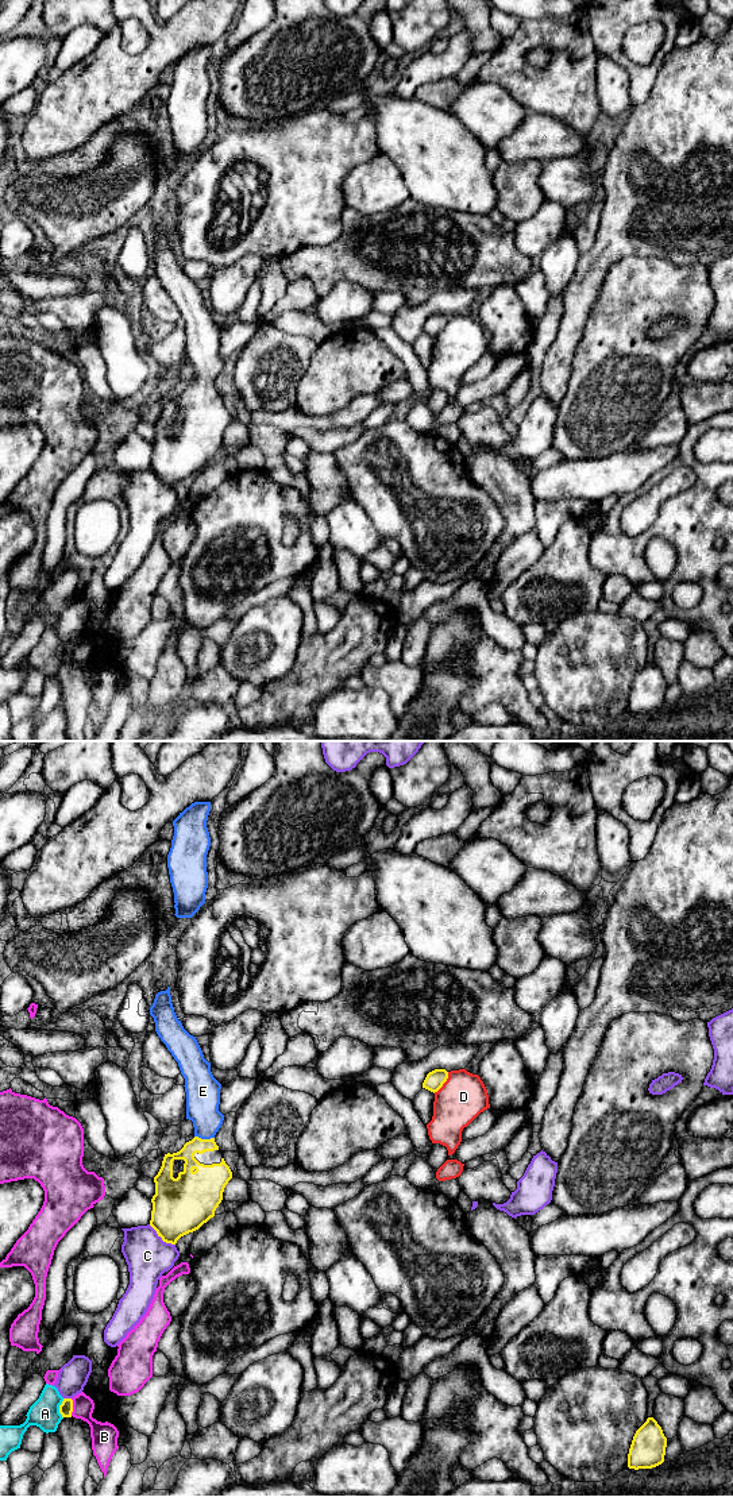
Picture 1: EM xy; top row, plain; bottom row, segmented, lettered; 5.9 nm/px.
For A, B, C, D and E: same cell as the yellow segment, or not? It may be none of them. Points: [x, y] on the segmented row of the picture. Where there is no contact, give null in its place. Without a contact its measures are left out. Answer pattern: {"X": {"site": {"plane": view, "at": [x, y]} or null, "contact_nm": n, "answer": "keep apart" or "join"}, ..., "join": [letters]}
{"A": {"site": {"plane": "xy", "at": [60, 1408]}, "contact_nm": 120, "answer": "keep apart"}, "B": {"site": {"plane": "xy", "at": [72, 1407]}, "contact_nm": 100, "answer": "keep apart"}, "C": {"site": {"plane": "xy", "at": [161, 1237]}, "contact_nm": 200, "answer": "keep apart"}, "D": {"site": {"plane": "xy", "at": [444, 1081]}, "contact_nm": 160, "answer": "keep apart"}, "E": {"site": {"plane": "xy", "at": [204, 1139]}, "contact_nm": 120, "answer": "join"}, "join": ["E"]}

